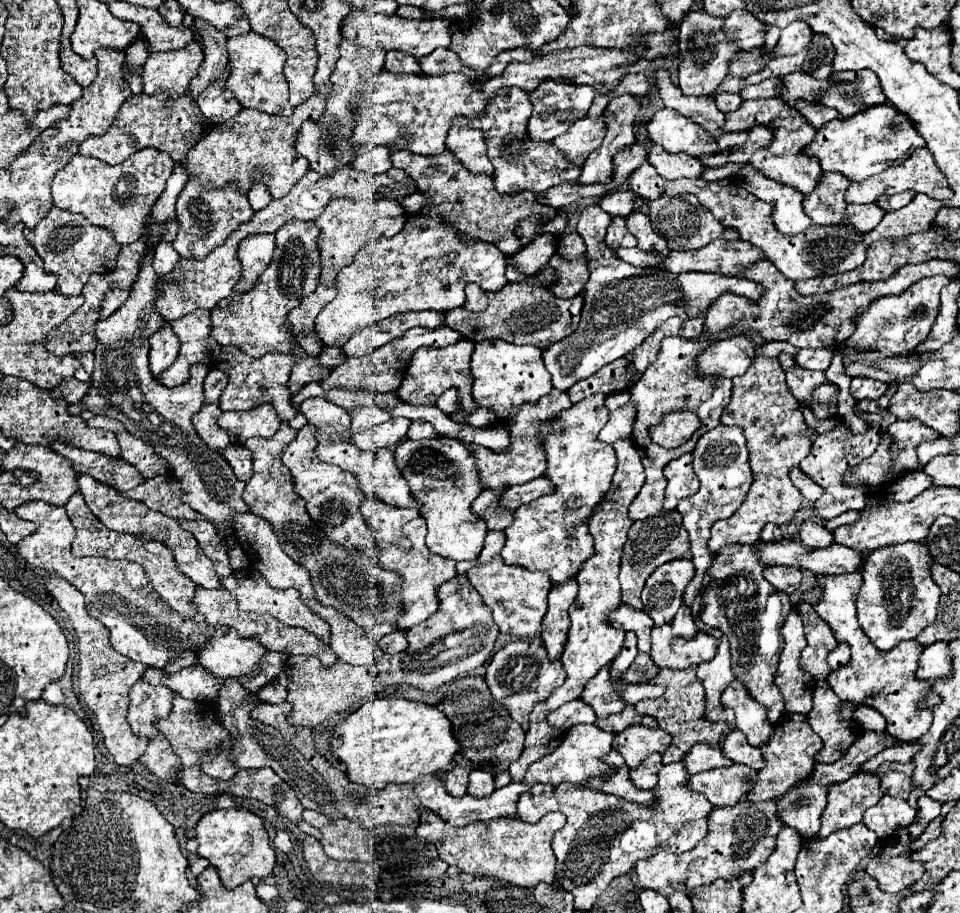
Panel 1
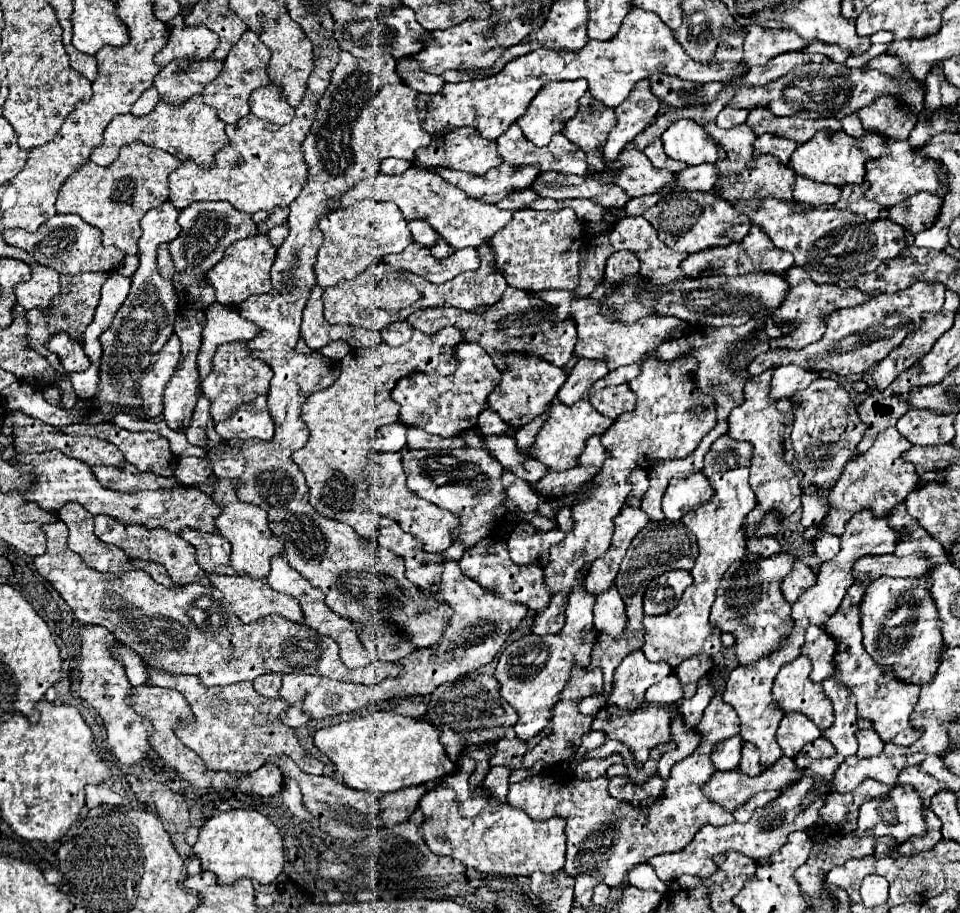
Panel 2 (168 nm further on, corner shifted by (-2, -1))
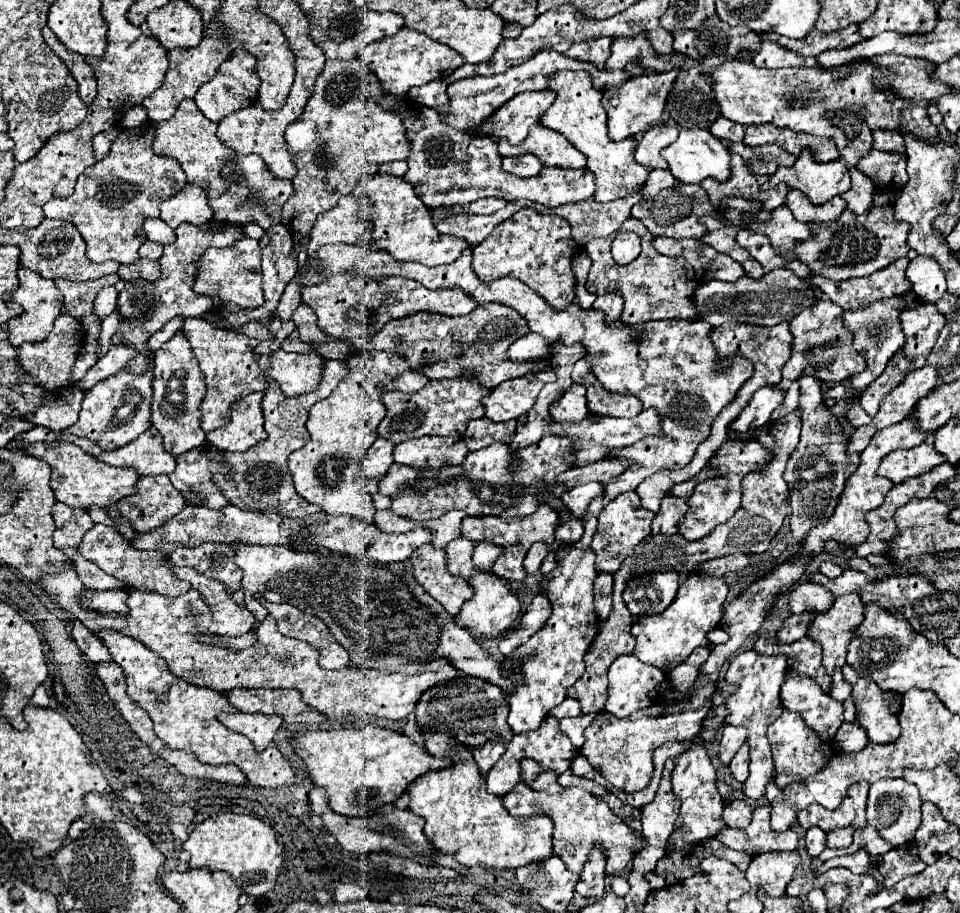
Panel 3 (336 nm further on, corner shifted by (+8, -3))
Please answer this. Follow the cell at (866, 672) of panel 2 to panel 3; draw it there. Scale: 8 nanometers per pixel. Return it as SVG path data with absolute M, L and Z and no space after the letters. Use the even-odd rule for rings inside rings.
M845 664L841 672L853 688L851 696L855 700L857 722L865 728L869 742L895 742L899 738L899 716L891 712L891 706L903 696L897 692L883 692L873 680L861 678L849 664Z

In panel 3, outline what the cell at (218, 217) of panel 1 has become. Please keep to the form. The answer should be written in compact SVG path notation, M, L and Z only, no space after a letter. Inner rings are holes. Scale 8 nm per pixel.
M189 222L181 224L177 230L177 240L169 246L165 246L165 252L163 256L159 258L159 264L161 264L161 278L155 282L155 312L149 316L149 322L145 322L145 330L129 330L129 334L125 334L125 330L117 330L115 336L113 336L113 344L121 344L123 340L127 342L129 348L137 348L141 350L139 356L135 356L131 362L129 362L129 368L133 368L137 374L143 372L145 364L149 362L151 354L147 352L147 338L151 334L155 334L157 330L163 328L165 322L169 322L171 318L175 316L203 316L205 312L211 310L211 298L209 296L203 296L203 294L197 294L193 290L193 282L197 278L197 262L199 258L203 256L203 252L209 248L209 246L217 246L217 248L225 248L225 246L231 246L235 244L237 240L245 238L243 230L239 224L225 224L225 222L209 222L207 228L199 228L199 226L193 226Z

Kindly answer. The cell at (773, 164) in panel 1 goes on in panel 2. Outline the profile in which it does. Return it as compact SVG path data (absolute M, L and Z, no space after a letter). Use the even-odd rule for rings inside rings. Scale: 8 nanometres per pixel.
M803 176L795 178L795 188L793 188L793 198L799 202L809 202L813 206L833 206L835 202L839 202L841 190L835 186L827 186L827 184L819 184L813 180L807 180Z

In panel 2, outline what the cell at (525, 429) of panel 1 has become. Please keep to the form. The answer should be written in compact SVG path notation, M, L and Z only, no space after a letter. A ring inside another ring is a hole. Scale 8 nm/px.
M579 400L573 406L565 406L561 402L555 402L551 406L549 420L545 422L545 426L541 428L541 432L537 434L537 440L535 440L535 446L531 448L531 454L537 456L539 462L543 462L551 472L569 470L569 468L577 466L577 460L579 460L579 456L581 456L581 452L585 448L585 442L591 436L601 436L603 432L607 432L613 422L615 420L599 414L589 404L589 400Z

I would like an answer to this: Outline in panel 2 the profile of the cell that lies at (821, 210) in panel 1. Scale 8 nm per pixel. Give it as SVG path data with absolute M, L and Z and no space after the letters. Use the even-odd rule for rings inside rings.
M863 182L861 186L845 186L843 188L843 196L841 200L835 204L835 208L841 210L853 210L859 214L865 214L869 220L877 220L881 206L867 200L865 198L865 190L867 190L867 182Z

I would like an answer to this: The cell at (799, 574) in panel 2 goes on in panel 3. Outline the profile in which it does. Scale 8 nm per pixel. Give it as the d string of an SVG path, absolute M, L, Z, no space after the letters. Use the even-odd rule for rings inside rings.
M799 582L789 590L789 610L799 614L805 610L827 610L833 604L835 596L817 582Z

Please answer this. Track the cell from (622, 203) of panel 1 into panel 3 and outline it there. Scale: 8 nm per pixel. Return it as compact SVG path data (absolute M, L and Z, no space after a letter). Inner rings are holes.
M395 102L397 110L405 116L405 128L411 142L411 152L407 158L409 170L405 174L405 182L421 186L419 198L425 202L427 208L437 208L441 204L469 204L479 198L495 196L511 200L527 198L531 202L543 206L559 206L577 200L589 200L595 192L595 178L593 172L587 168L579 170L557 170L557 168L543 168L537 176L519 178L501 170L501 156L497 152L497 142L489 136L469 136L461 134L461 130L453 130L445 126L437 112L427 106L413 106L413 104L399 104Z

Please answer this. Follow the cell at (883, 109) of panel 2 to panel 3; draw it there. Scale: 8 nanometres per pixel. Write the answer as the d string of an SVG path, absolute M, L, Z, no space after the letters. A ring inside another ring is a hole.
M873 130L873 148L879 148L879 150L901 150L905 152L903 148L903 134L895 132L895 130Z

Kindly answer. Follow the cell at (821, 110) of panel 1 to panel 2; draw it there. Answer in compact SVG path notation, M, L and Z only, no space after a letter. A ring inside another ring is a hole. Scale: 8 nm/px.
M849 114L847 118L843 118L841 124L843 124L843 130L845 130L849 136L863 136L863 132L865 132L859 116L855 116L855 114Z

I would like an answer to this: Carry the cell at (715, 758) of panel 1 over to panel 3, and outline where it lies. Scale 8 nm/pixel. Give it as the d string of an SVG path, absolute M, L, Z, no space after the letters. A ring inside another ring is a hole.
M725 726L723 734L721 734L721 740L719 740L719 760L723 764L729 764L733 754L745 744L745 738L747 738L745 728Z

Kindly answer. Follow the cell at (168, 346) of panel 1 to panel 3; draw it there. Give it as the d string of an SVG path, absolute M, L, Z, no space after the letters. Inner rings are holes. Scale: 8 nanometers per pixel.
M153 360L145 366L143 374L135 374L131 370L121 370L119 374L113 374L105 380L101 380L97 386L85 390L85 398L81 404L79 420L69 428L71 434L93 438L97 446L103 450L115 450L131 440L135 440L139 434L143 434L147 428L151 428L151 382L153 382Z

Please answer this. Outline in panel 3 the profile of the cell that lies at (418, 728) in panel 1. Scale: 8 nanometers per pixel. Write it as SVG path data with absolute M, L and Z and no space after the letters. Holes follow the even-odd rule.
M379 726L305 732L297 734L291 744L303 758L307 766L305 772L313 778L313 784L327 790L329 806L343 816L371 814L375 808L395 802L395 798L425 772L451 766L447 758L433 758L427 750L409 740L409 736Z

